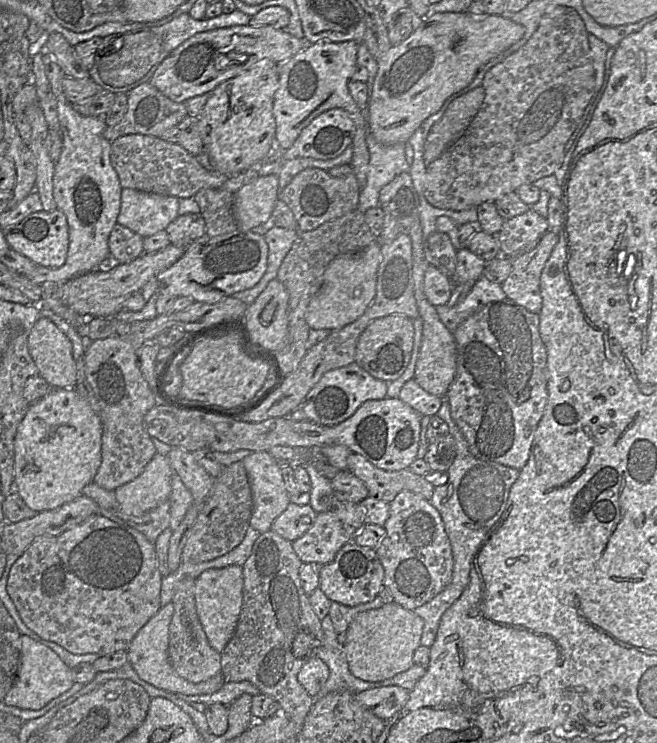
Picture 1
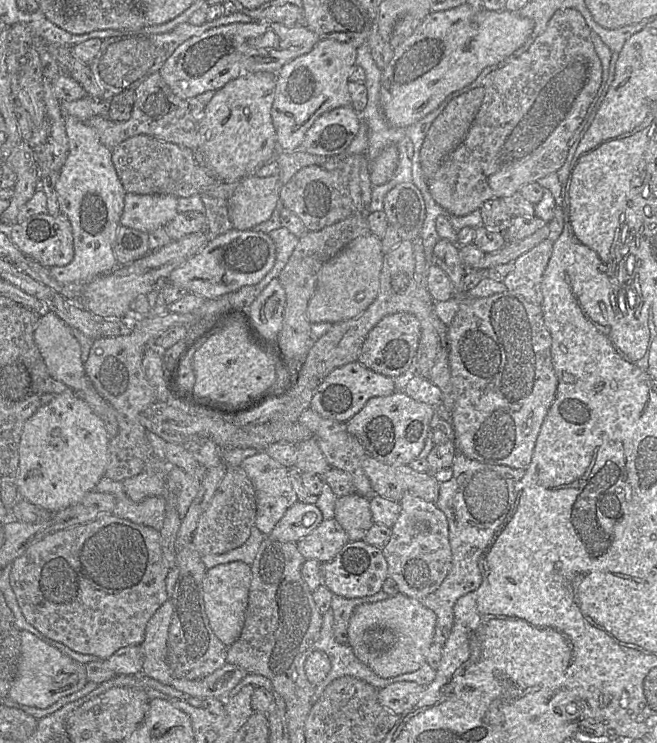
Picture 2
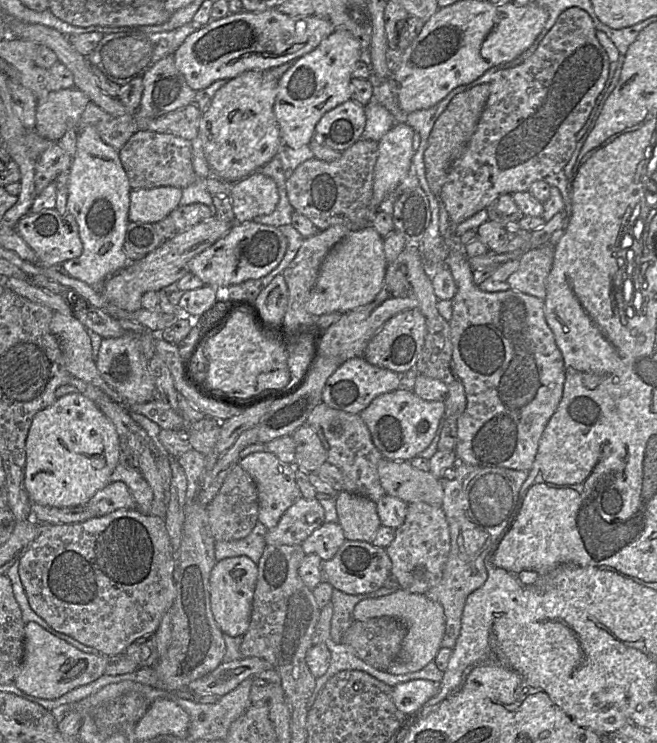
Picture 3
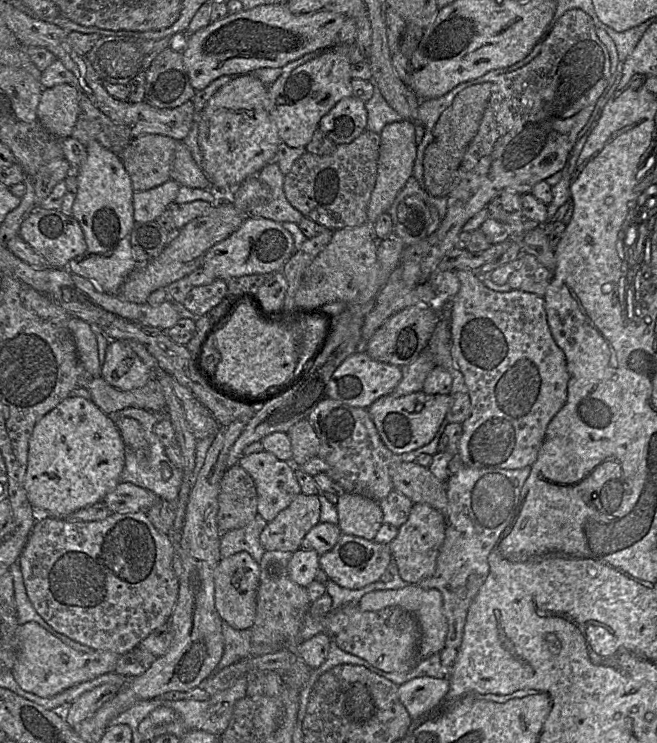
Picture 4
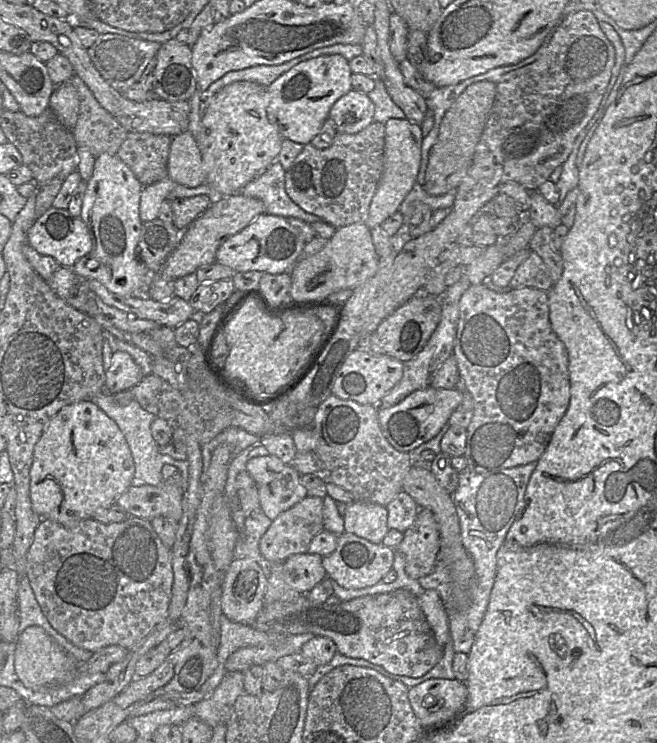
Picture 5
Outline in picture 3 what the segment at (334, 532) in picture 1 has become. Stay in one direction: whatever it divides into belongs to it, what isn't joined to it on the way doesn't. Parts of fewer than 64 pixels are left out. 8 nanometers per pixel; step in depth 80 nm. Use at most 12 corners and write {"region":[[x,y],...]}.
{"region":[[328,522],[306,538],[306,555],[332,559],[346,541],[339,523]]}

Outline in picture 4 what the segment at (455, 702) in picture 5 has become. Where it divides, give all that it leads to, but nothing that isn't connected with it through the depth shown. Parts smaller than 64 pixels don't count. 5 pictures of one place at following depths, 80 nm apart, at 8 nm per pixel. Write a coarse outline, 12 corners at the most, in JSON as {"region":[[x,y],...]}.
{"region":[[420,677],[398,687],[412,720],[437,709],[448,679]]}

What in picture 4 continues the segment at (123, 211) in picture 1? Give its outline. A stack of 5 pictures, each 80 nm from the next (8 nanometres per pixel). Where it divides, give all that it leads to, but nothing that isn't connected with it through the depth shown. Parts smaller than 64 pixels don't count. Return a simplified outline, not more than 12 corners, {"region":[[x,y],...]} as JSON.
{"region":[[169,179],[134,191],[136,222],[156,220],[173,203],[180,184]]}

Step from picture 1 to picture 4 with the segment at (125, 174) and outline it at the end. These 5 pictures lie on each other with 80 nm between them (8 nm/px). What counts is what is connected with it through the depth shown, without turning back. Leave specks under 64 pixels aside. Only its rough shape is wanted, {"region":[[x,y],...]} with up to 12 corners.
{"region":[[144,134],[121,161],[134,191],[171,179],[176,143]]}

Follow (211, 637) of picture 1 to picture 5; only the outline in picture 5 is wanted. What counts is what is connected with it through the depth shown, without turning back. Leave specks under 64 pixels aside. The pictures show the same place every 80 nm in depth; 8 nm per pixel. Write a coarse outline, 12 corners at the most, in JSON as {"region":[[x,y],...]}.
{"region":[[235,559],[222,580],[222,613],[252,625],[267,577]]}

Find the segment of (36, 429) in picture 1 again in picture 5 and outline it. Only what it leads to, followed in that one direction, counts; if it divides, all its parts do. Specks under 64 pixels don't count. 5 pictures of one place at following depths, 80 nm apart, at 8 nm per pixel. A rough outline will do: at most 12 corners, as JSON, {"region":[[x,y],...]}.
{"region":[[89,400],[34,447],[32,508],[76,526],[131,486],[131,450]]}

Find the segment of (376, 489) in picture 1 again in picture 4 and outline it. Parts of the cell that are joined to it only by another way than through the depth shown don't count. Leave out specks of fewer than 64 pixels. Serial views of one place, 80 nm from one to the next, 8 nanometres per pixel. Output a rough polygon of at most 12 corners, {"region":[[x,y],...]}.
{"region":[[416,462],[397,463],[395,491],[446,519],[446,483]]}

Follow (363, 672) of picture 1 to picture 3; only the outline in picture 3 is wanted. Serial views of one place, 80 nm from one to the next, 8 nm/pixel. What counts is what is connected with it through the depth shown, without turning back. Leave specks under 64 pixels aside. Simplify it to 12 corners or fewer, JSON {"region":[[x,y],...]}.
{"region":[[403,589],[360,601],[354,621],[391,617],[406,627],[387,672],[434,661],[445,633],[443,607]]}

